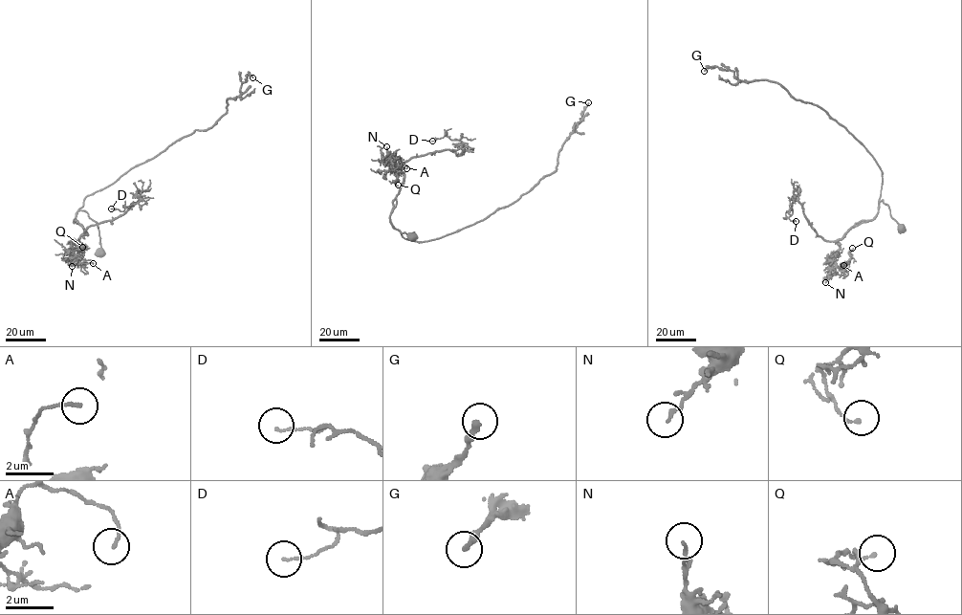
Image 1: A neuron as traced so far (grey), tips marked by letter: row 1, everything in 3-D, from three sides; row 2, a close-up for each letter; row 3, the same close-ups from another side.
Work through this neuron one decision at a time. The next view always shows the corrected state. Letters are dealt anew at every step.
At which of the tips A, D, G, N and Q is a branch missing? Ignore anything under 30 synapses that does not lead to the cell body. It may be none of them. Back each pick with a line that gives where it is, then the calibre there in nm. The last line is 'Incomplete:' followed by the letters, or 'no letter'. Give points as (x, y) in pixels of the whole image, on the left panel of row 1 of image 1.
Incomplete: no letter

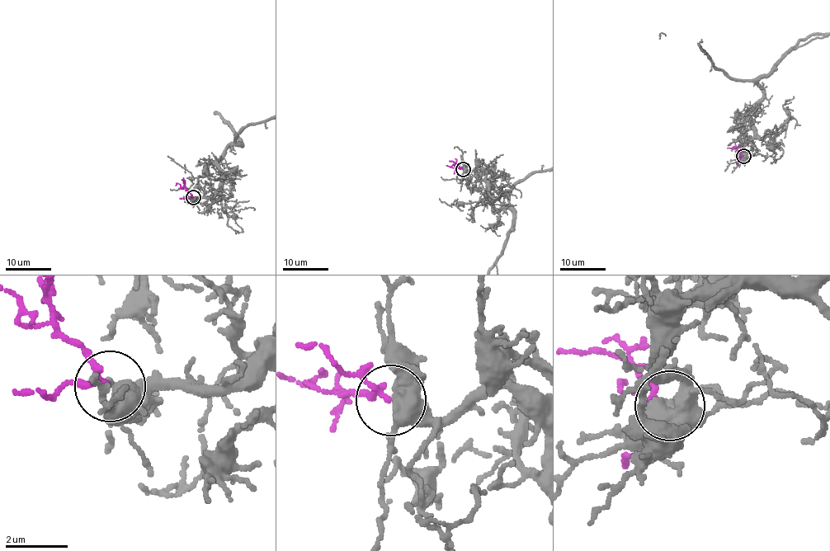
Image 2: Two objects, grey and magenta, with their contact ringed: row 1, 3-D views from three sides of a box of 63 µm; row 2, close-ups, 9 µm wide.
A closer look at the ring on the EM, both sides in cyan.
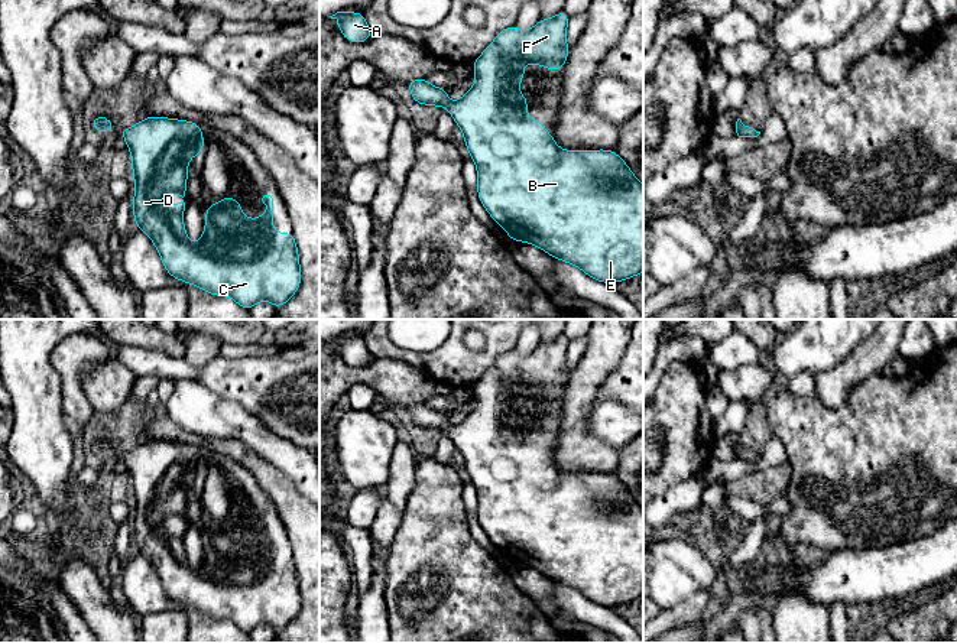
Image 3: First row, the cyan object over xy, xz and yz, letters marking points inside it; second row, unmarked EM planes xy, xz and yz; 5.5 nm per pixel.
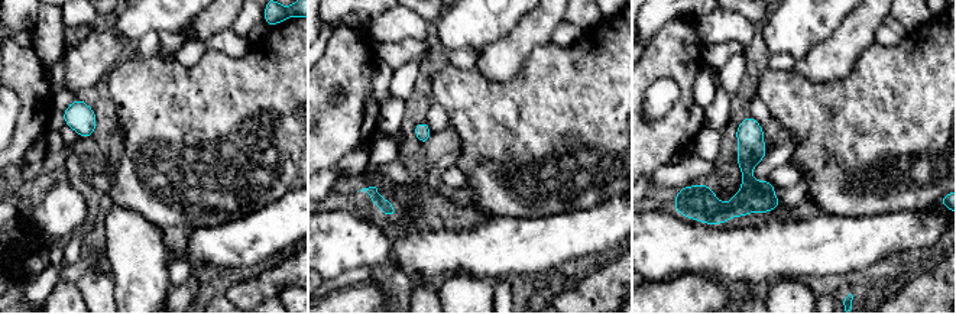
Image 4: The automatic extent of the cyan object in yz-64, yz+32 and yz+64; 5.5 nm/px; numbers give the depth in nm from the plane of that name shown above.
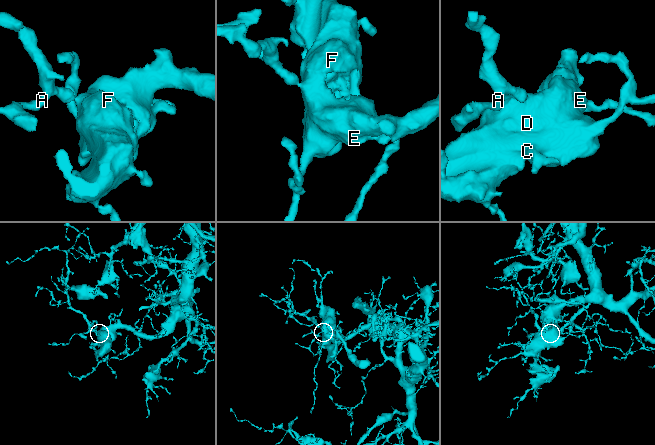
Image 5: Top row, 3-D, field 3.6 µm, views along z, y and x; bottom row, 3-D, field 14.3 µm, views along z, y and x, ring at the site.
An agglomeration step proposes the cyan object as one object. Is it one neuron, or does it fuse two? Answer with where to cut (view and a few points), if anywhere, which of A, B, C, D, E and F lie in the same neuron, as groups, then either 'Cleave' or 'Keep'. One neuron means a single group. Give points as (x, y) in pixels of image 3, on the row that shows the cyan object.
No split. Groups: A B C D E F. Keep

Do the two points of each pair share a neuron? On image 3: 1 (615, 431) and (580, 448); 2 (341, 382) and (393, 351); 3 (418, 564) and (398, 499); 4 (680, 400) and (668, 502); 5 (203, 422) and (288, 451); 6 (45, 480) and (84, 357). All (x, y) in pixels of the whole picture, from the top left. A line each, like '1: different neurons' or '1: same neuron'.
1: different neurons
2: different neurons
3: different neurons
4: different neurons
5: same neuron
6: different neurons

